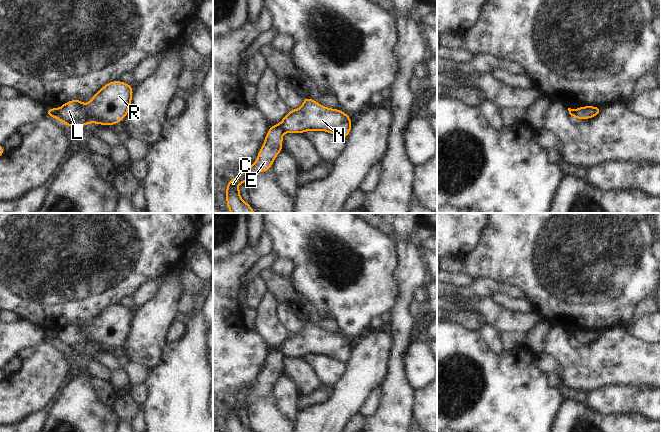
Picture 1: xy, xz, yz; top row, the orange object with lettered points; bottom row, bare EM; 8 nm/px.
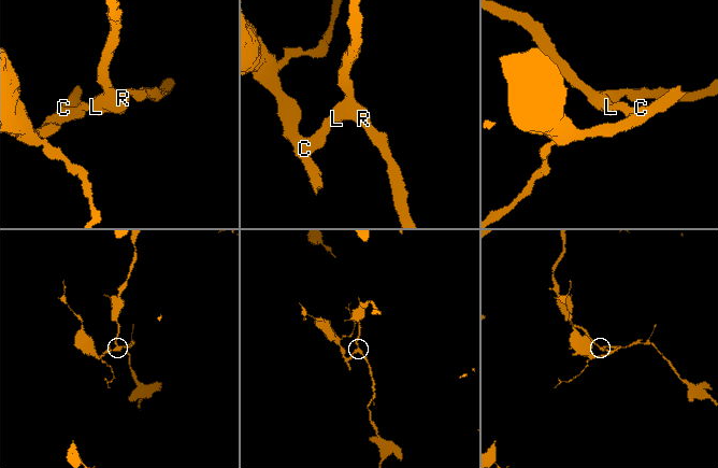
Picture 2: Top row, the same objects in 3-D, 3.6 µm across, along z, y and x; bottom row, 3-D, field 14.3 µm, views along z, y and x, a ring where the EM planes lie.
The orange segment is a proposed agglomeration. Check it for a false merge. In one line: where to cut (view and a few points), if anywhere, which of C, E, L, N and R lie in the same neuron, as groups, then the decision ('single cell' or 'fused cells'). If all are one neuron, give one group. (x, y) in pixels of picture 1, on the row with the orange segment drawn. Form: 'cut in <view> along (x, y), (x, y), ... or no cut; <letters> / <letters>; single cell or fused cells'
cut in xy along (58, 109), (56, 117); C E / L N R; fused cells

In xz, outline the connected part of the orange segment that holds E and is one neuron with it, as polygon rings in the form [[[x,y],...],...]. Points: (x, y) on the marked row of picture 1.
[[[271,125],[265,136],[263,145],[258,152],[256,162],[248,168],[244,169],[242,172],[237,173],[236,177],[233,180],[227,181],[227,187],[225,190],[226,203],[227,208],[231,213],[257,213],[252,210],[251,204],[246,203],[244,199],[239,197],[239,194],[242,192],[242,190],[238,187],[238,184],[242,182],[247,185],[248,179],[250,177],[260,172],[266,172],[268,169],[272,167],[275,158],[283,150],[282,136],[284,133],[285,132],[279,125]]]

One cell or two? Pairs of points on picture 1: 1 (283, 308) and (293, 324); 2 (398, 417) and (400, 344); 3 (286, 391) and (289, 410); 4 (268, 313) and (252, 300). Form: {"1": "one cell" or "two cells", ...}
{"1": "one cell", "2": "one cell", "3": "one cell", "4": "two cells"}

